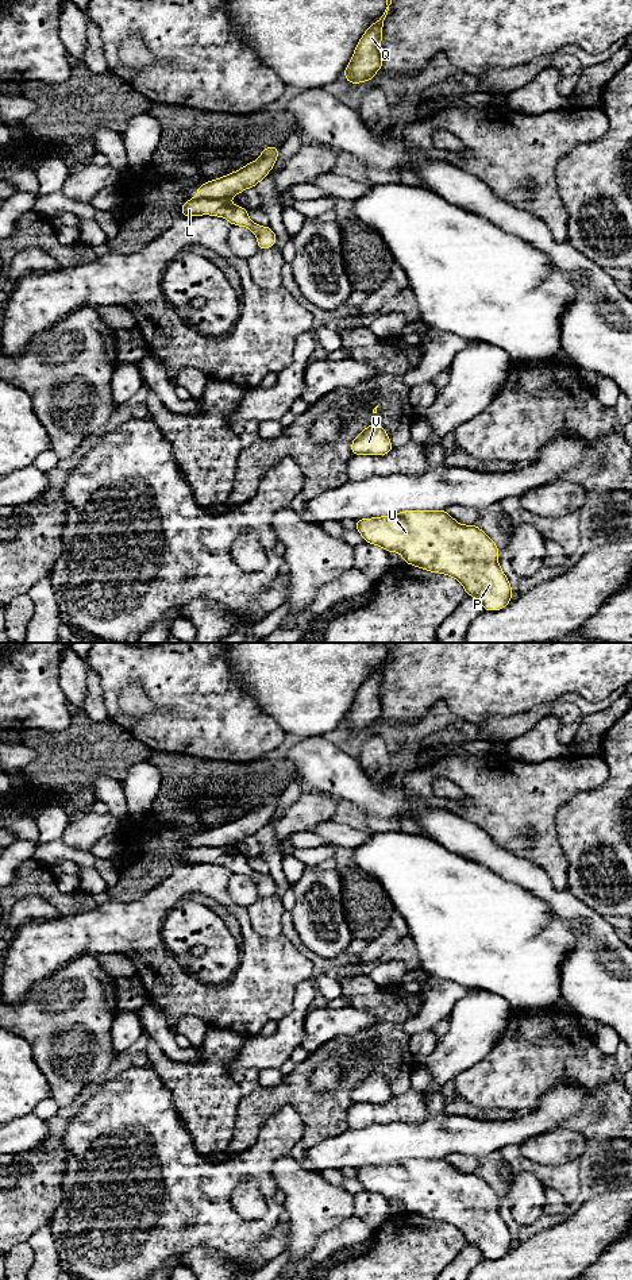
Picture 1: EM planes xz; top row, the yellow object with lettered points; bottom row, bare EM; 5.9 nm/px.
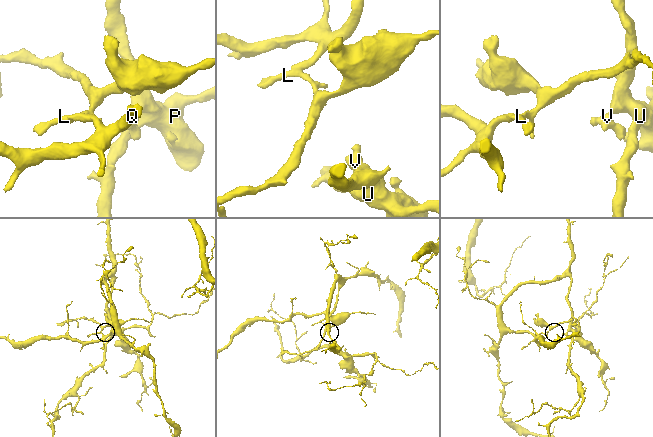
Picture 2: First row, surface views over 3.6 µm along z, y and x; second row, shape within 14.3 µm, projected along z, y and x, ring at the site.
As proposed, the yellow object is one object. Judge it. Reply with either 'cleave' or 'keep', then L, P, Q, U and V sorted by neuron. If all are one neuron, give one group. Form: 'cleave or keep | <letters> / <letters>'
cleave | L / P Q U V

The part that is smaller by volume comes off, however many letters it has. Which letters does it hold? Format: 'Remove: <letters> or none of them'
Remove: L

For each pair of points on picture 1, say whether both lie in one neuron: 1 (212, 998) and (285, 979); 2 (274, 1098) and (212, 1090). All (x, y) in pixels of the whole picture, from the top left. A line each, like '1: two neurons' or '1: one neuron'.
1: one neuron
2: two neurons

